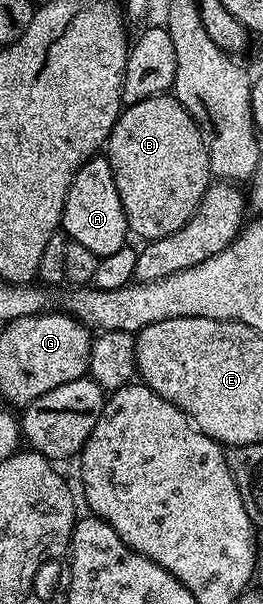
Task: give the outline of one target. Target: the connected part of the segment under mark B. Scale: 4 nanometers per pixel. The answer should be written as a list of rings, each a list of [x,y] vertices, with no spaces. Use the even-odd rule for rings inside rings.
[[[173,94],[152,96],[122,107],[107,141],[107,155],[130,233],[134,237],[142,236],[145,242],[167,238],[167,234],[175,234],[175,230],[183,227],[195,214],[211,183],[208,152],[201,127]]]

